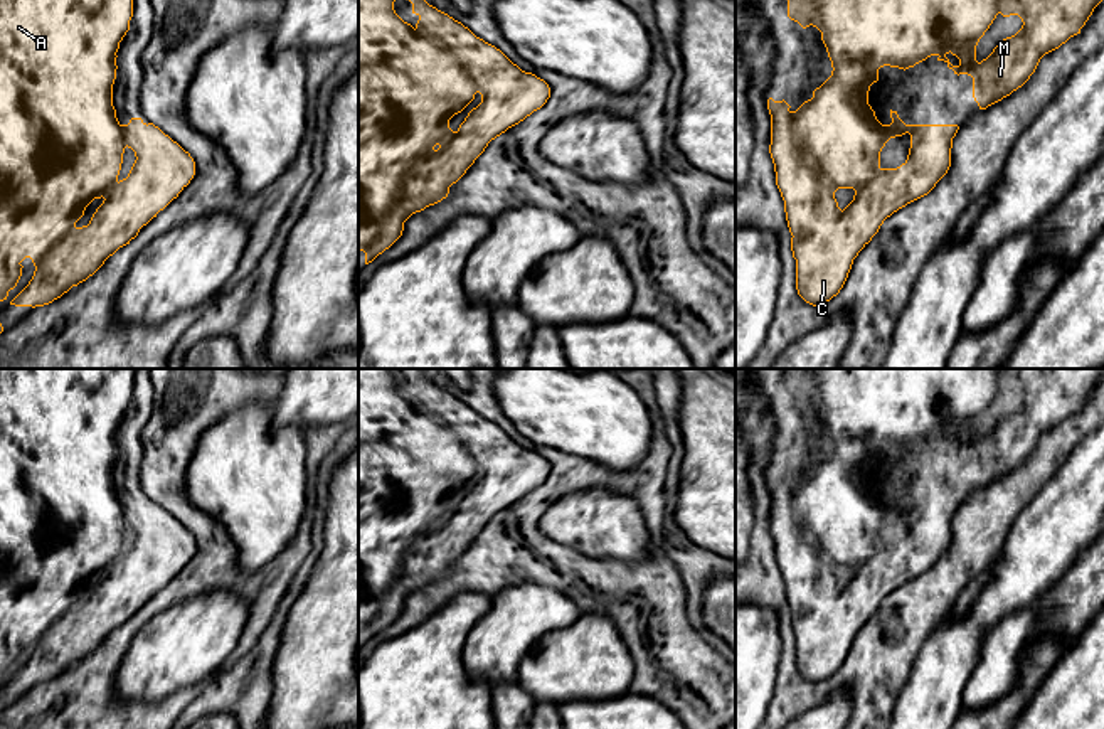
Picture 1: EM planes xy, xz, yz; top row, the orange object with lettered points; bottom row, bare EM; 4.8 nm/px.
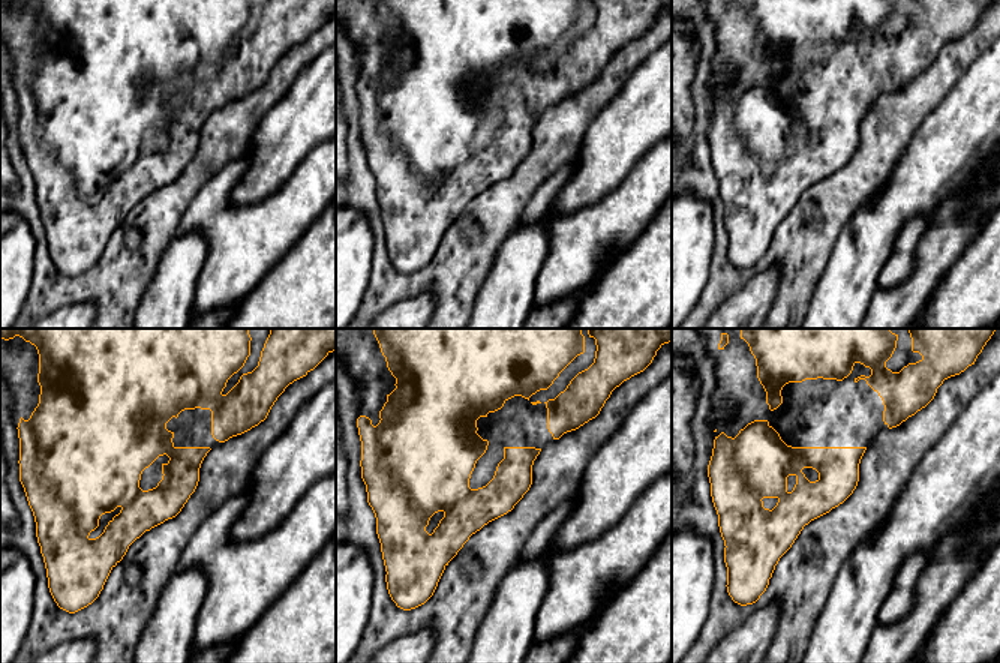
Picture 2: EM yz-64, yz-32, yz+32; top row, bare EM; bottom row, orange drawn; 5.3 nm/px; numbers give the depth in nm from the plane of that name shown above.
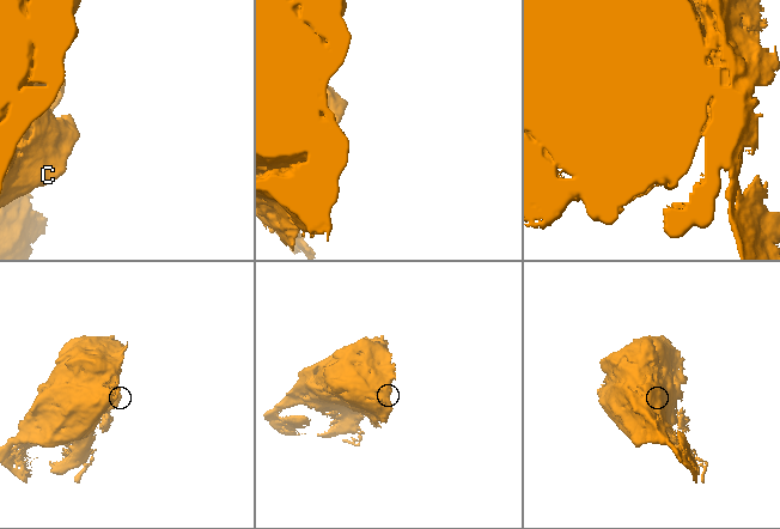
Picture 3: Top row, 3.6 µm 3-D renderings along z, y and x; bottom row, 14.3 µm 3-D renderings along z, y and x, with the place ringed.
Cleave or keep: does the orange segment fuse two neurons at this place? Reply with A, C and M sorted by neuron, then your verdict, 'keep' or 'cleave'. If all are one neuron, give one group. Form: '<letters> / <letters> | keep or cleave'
A C M | keep

